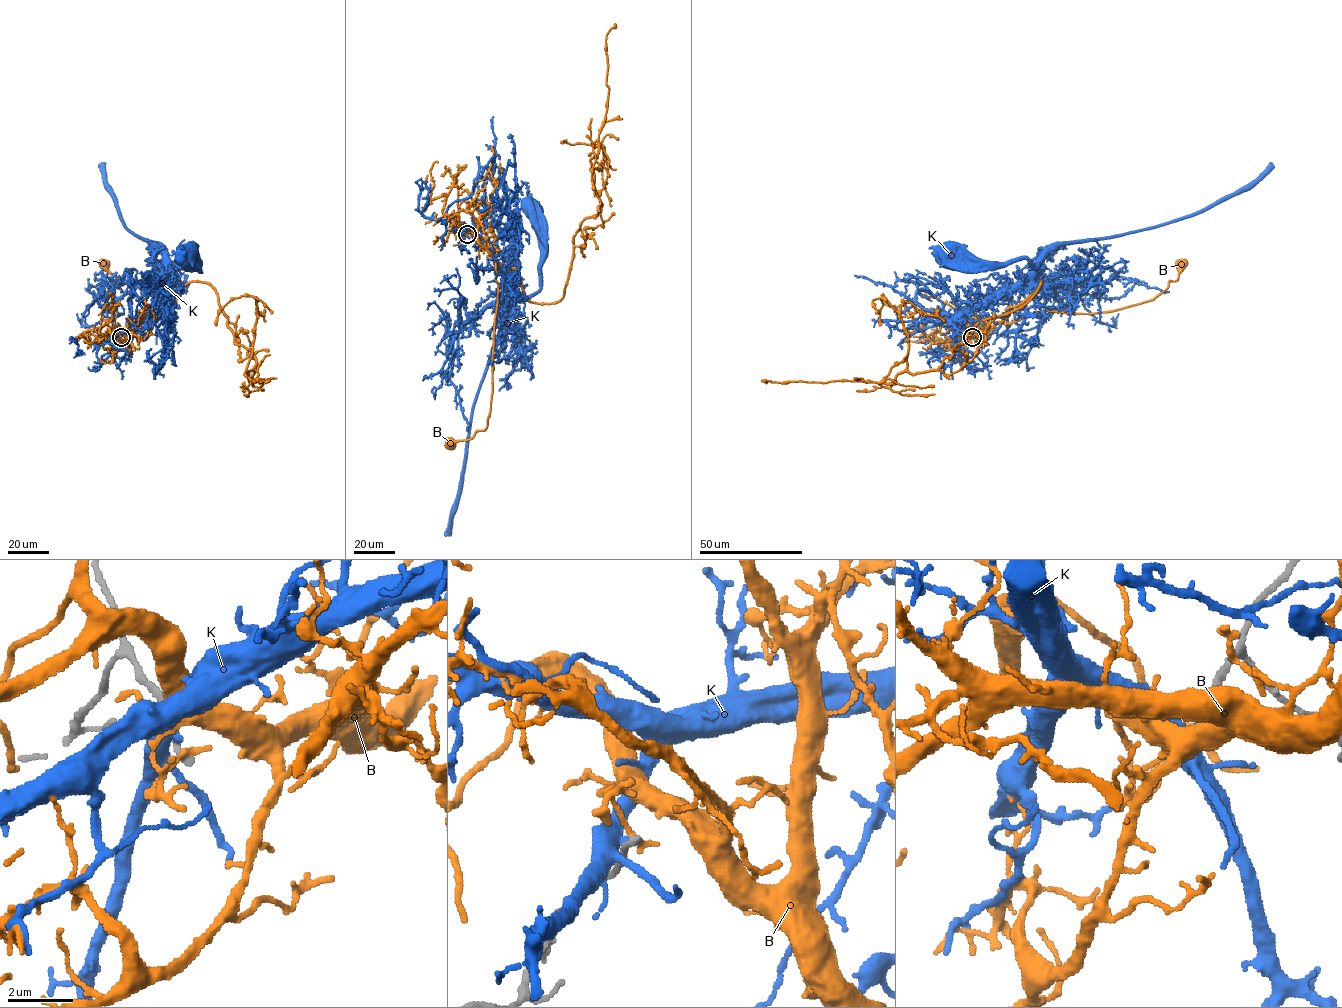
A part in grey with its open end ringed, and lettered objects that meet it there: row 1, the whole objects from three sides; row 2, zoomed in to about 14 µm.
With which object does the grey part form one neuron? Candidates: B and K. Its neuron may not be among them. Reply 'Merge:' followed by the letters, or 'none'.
Merge: none

